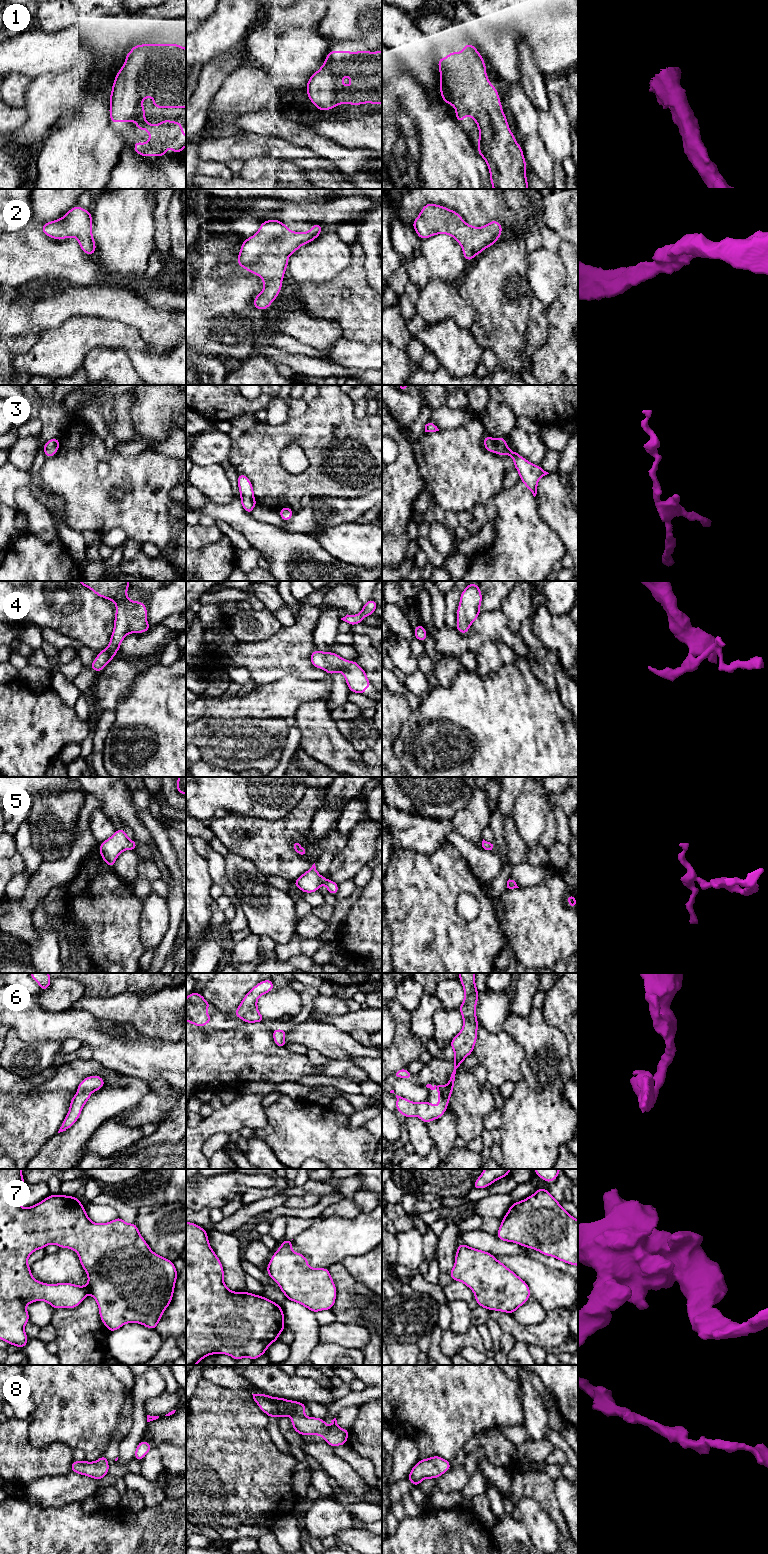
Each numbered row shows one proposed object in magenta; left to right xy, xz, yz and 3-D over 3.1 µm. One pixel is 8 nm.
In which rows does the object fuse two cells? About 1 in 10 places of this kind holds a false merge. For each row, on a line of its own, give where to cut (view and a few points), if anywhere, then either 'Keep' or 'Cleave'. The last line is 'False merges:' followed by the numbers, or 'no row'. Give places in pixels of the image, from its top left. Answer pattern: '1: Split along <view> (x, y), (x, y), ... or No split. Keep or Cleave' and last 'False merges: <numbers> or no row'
1: No split. Keep
2: No split. Keep
3: No split. Keep
4: No split. Keep
5: No split. Keep
6: No split. Keep
7: No split. Keep
8: No split. Keep
False merges: no row

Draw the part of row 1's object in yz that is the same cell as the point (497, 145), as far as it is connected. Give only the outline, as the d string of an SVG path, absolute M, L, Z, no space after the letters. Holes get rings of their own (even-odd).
M465 44L462 52L449 52L447 58L439 58L437 63L441 98L456 108L458 122L463 122L465 115L476 121L480 133L477 141L478 155L482 156L488 165L493 189L529 189L523 149L510 131L498 91L487 78L486 63L483 60L472 44Z

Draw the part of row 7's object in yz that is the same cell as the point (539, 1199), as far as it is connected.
M540 1188L526 1199L512 1203L496 1235L499 1240L514 1242L578 1266L578 1220L567 1213L547 1189Z

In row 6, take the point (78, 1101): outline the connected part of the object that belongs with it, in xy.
M92 1075L83 1079L77 1088L77 1094L70 1101L70 1108L58 1133L68 1130L80 1117L85 1103L90 1099L90 1094L101 1089L105 1085L104 1079L98 1075Z

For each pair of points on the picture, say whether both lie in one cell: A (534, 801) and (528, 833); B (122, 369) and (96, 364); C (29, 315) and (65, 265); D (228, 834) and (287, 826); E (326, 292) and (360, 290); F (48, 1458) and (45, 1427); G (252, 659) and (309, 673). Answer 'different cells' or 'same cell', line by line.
A: same cell
B: same cell
C: different cells
D: same cell
E: same cell
F: different cells
G: same cell

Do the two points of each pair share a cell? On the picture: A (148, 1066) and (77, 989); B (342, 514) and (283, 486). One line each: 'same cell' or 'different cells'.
A: different cells
B: different cells

